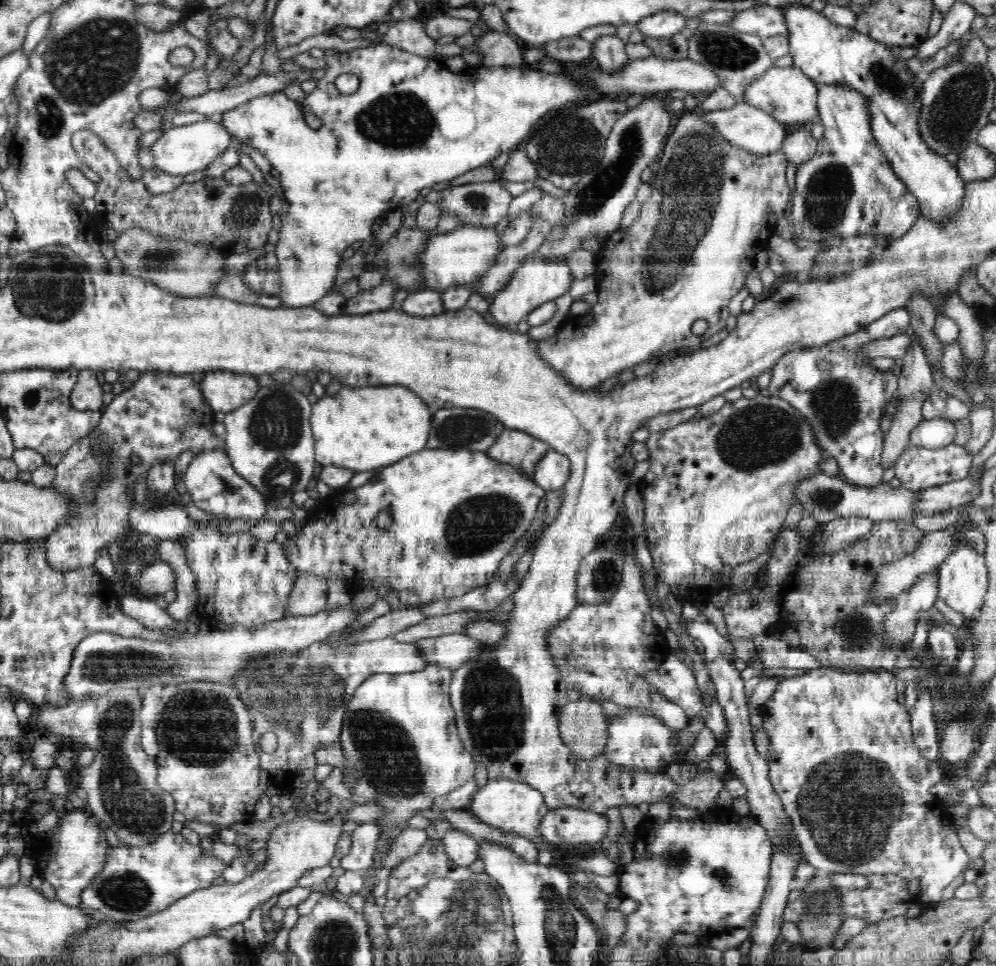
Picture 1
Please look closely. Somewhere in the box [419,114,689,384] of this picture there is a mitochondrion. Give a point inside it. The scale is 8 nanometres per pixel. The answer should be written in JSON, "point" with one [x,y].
{"point":[605,183]}

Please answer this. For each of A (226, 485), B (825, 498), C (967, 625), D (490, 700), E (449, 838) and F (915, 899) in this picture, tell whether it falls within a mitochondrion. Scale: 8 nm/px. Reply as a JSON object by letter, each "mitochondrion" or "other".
{"A":"mitochondrion","B":"mitochondrion","C":"other","D":"mitochondrion","E":"other","F":"other"}

